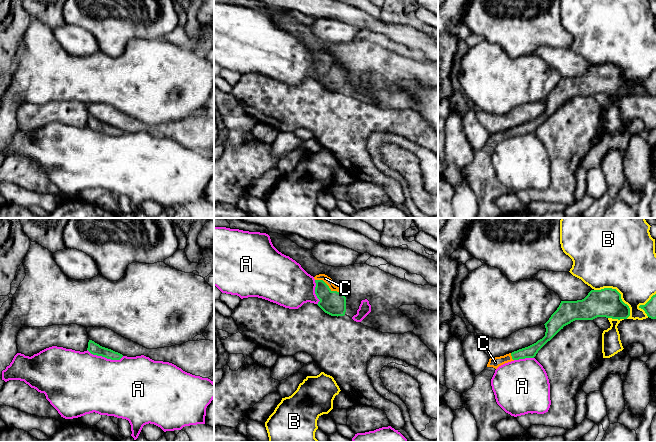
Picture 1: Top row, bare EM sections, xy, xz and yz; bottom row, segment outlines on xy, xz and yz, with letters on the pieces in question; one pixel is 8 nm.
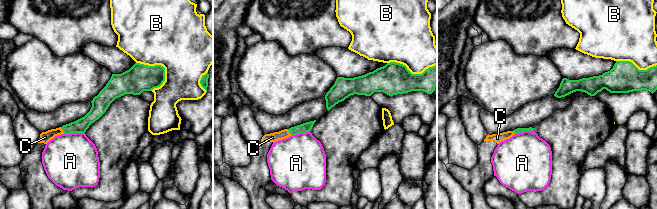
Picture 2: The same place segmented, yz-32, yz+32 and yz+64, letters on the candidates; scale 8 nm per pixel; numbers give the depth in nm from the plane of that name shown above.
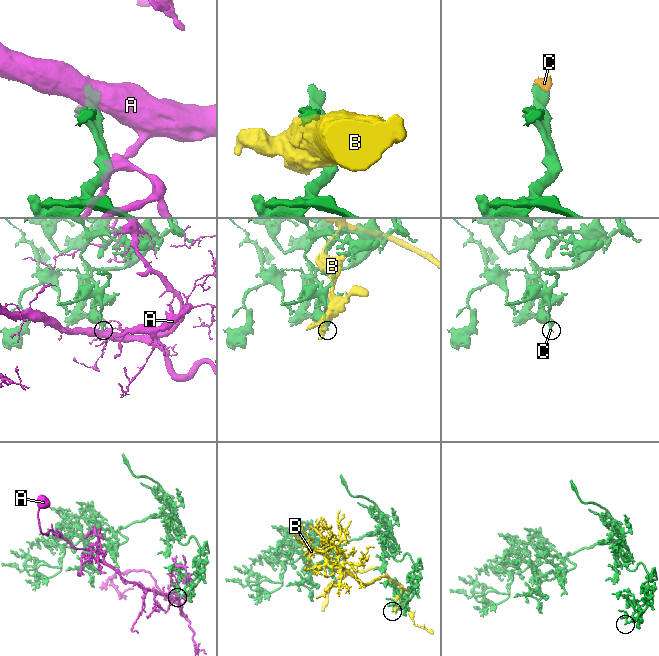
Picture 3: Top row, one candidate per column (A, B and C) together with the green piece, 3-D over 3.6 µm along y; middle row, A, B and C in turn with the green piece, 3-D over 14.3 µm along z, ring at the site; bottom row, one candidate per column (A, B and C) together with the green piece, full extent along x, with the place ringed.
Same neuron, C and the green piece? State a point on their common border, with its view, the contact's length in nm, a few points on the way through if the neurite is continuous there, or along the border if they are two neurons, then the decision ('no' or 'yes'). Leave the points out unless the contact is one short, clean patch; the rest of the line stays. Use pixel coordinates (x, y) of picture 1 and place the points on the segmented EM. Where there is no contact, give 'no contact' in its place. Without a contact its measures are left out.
contact xz (328, 286); length 240 nm; way xz (333, 303), (328, 294), (328, 286), (325, 278); yes

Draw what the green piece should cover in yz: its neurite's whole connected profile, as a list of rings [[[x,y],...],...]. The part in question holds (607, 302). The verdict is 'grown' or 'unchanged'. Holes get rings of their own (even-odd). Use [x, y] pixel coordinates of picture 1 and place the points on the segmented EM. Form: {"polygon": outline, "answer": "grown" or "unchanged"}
{"polygon": [[[616,289],[591,290],[582,300],[561,301],[557,310],[544,324],[546,332],[542,339],[504,356],[490,358],[487,367],[475,377],[473,387],[461,393],[465,408],[477,422],[477,442],[499,442],[502,438],[496,424],[511,416],[497,404],[491,386],[491,379],[499,366],[514,360],[534,358],[564,326],[575,320],[593,320],[597,317],[620,320],[629,316],[630,308],[622,301],[621,294]]], "answer": "grown"}

